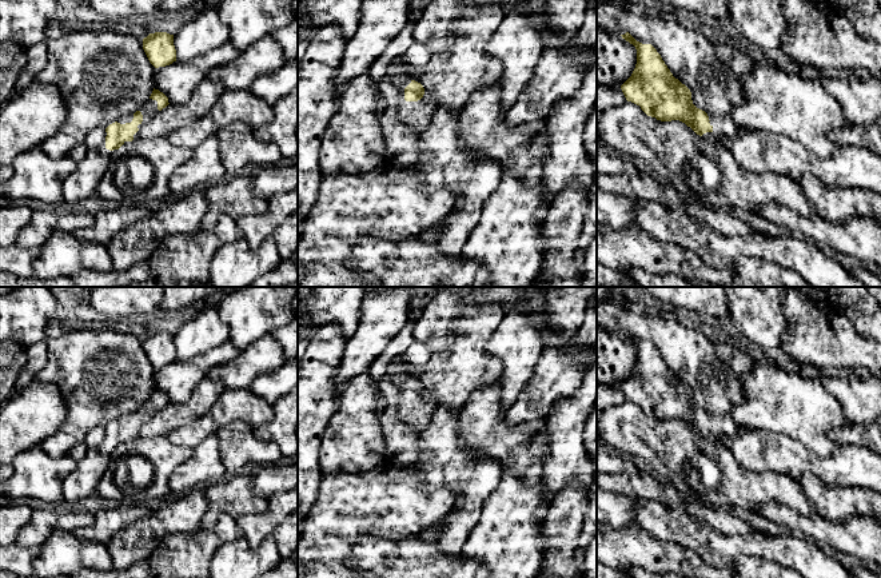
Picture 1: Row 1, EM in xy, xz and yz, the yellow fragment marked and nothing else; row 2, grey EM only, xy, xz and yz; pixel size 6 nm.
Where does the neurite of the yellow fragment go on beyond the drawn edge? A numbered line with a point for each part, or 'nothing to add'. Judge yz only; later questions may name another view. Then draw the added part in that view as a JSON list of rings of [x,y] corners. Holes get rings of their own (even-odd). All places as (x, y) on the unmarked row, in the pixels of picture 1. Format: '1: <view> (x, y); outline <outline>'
1: yz (724, 425); outline [[[710,414],[709,415],[709,422],[713,426],[711,431],[706,431],[702,434],[705,439],[714,445],[722,445],[721,438],[722,437],[733,437],[737,434],[738,424],[733,420],[731,414]]]

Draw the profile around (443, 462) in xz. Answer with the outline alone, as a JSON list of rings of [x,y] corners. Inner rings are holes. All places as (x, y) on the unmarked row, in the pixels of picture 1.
[[[436,407],[431,424],[420,434],[415,463],[430,491],[449,487],[454,493],[451,514],[438,534],[439,549],[449,555],[461,554],[503,473],[497,461],[477,457],[462,446],[459,414],[457,410]]]

